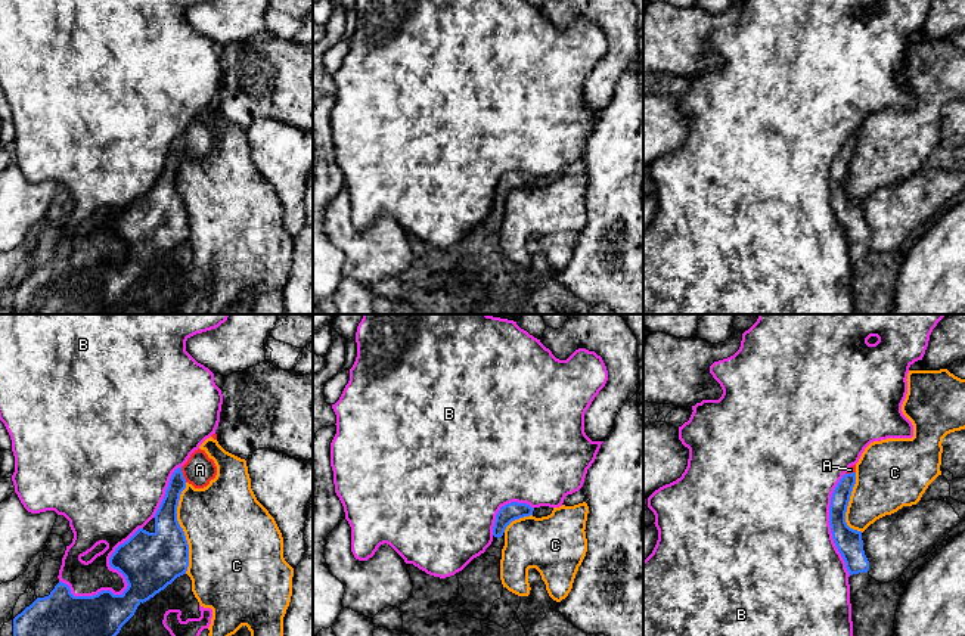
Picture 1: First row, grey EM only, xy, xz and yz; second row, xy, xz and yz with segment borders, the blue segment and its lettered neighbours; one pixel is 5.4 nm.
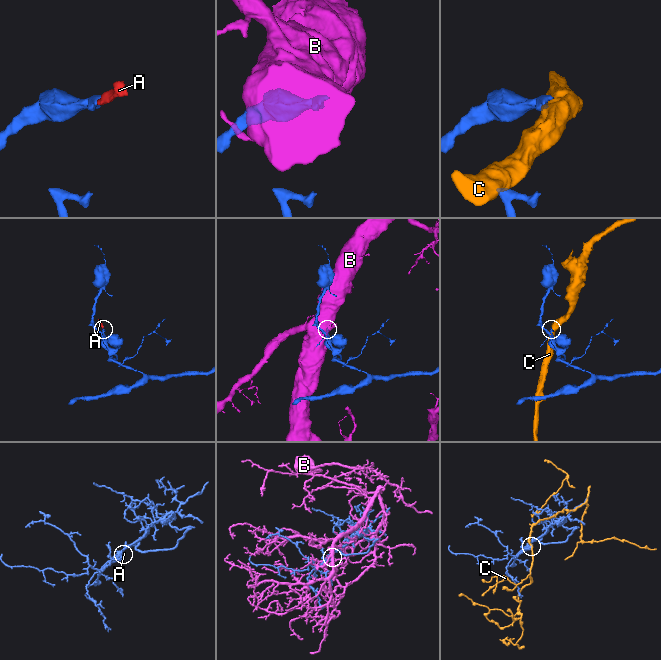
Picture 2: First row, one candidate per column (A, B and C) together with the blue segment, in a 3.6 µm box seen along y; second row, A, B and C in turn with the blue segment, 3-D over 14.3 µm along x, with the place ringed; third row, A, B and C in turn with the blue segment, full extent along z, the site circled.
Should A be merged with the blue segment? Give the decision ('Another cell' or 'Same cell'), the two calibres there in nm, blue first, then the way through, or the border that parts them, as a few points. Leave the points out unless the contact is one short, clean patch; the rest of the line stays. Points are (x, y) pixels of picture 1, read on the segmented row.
Same cell. Thickness 120 nm (blue) against 170 nm. Path across: xy (165, 517), (171, 493), (182, 474), (199, 469)

